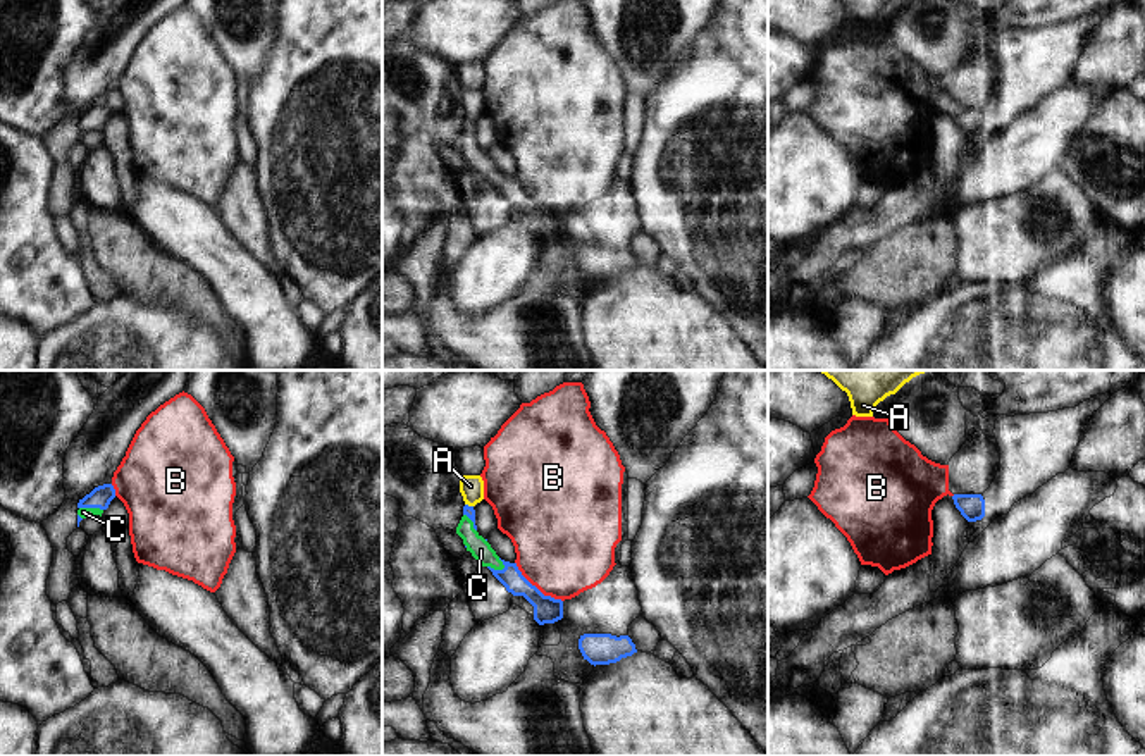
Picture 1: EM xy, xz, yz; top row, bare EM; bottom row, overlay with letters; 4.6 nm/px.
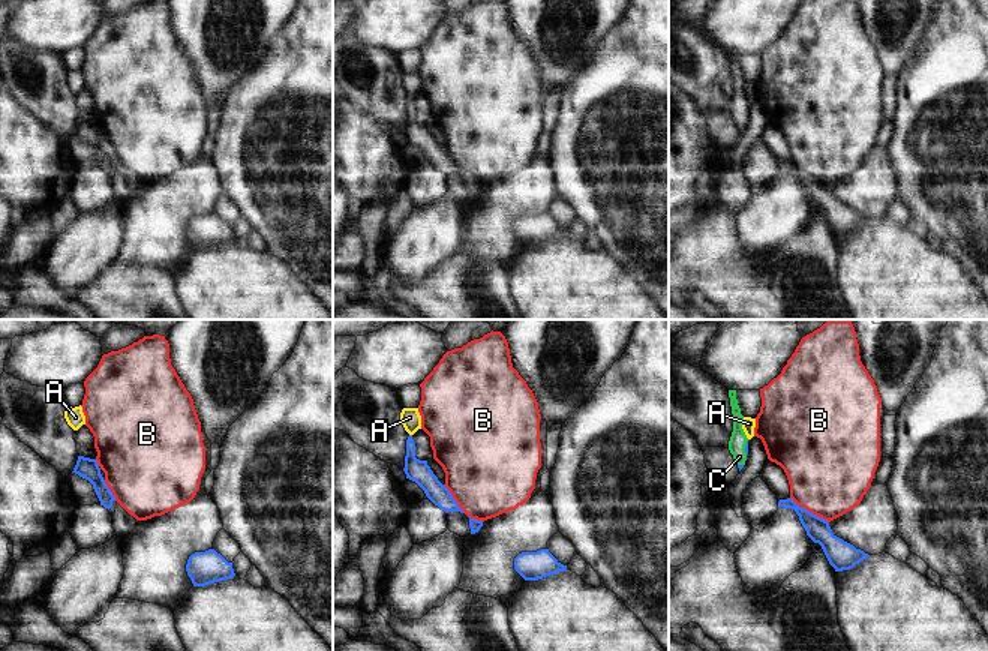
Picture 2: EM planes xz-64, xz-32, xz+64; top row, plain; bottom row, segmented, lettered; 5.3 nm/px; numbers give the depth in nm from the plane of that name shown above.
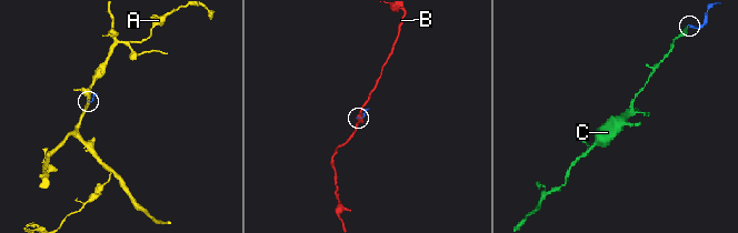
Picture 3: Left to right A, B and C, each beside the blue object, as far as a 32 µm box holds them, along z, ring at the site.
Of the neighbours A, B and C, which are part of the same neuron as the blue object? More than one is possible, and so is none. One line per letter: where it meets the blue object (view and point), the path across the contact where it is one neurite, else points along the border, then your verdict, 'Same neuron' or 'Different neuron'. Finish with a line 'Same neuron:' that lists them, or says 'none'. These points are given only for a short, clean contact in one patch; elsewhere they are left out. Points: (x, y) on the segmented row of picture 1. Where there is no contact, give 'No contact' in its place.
A: Touches blue at xz (467, 505). Boundary: xz (465, 503), (472, 507). Different neuron
B: Touches blue at xz (534, 586). Boundary: xz (515, 562), (517, 569), (544, 594), (562, 601). Different neuron
C: Touches blue at xz (496, 570). Path across: xz (510, 576), (496, 570), (481, 550). Same neuron
Same neuron: C.

